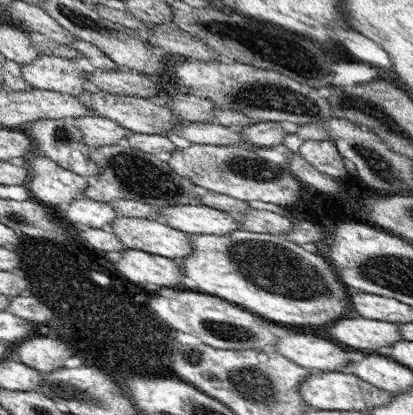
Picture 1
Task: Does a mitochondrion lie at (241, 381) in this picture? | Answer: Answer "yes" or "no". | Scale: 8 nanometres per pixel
yes

